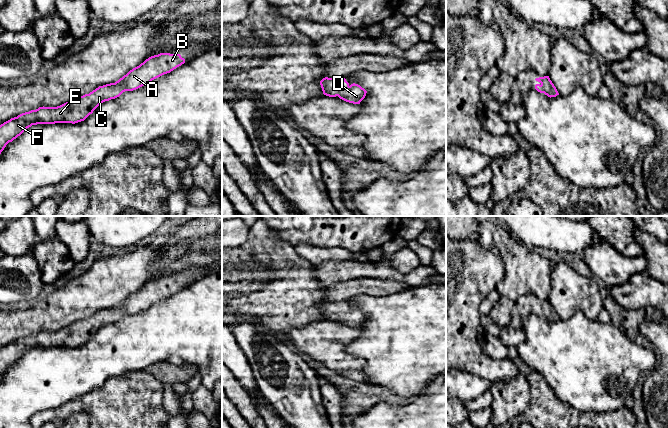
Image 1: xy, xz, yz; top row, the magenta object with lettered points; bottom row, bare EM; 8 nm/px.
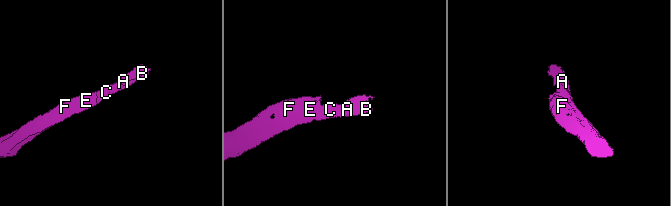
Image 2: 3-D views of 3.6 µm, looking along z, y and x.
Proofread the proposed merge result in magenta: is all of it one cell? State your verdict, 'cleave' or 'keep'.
keep

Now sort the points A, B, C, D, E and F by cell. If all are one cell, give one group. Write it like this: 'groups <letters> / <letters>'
groups A B C D E F

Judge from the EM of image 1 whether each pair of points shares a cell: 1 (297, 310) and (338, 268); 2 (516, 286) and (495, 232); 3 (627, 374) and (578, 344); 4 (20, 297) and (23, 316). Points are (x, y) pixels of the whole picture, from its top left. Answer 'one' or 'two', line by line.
1: two
2: one
3: one
4: two

